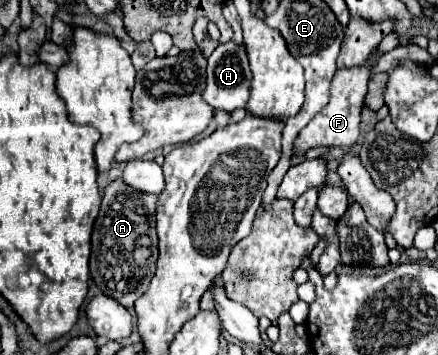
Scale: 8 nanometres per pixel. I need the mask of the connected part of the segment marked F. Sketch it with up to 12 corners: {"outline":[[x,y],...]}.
{"outline":[[370,60],[338,70],[330,102],[294,140],[294,154],[350,148],[360,134]]}

